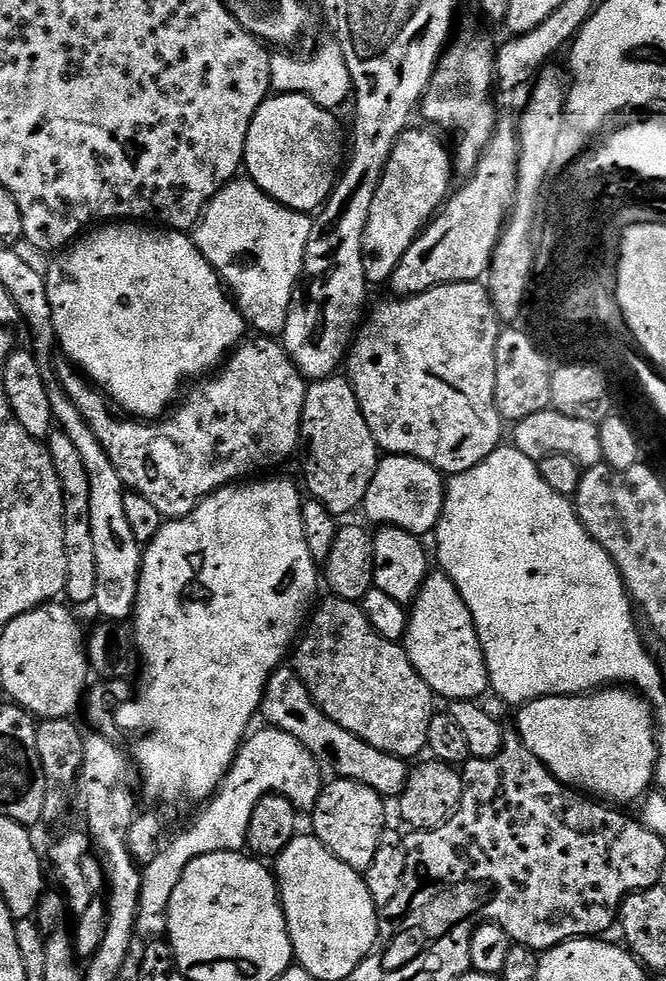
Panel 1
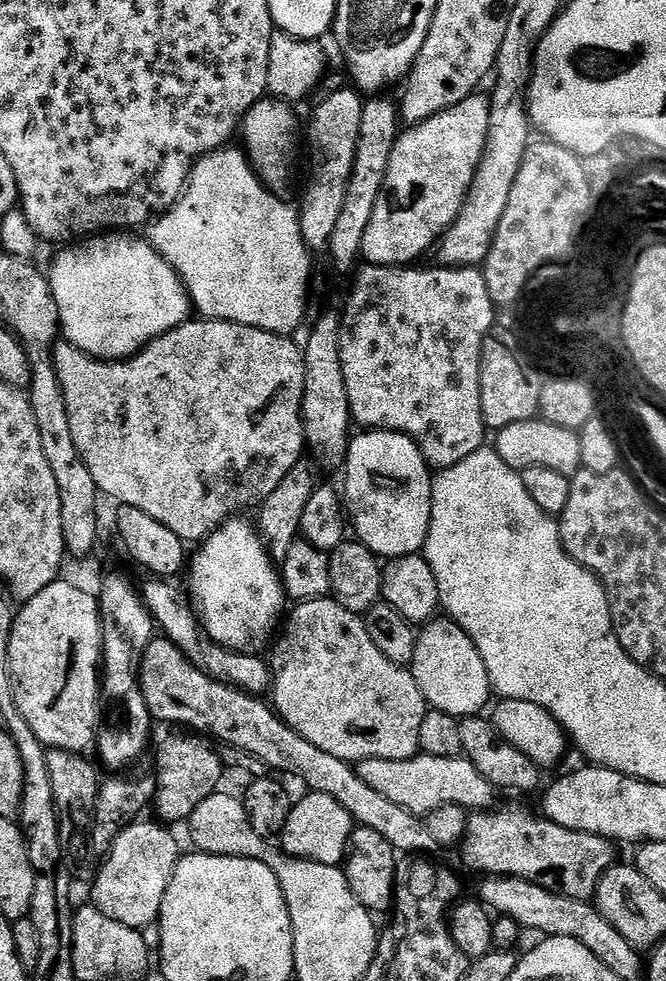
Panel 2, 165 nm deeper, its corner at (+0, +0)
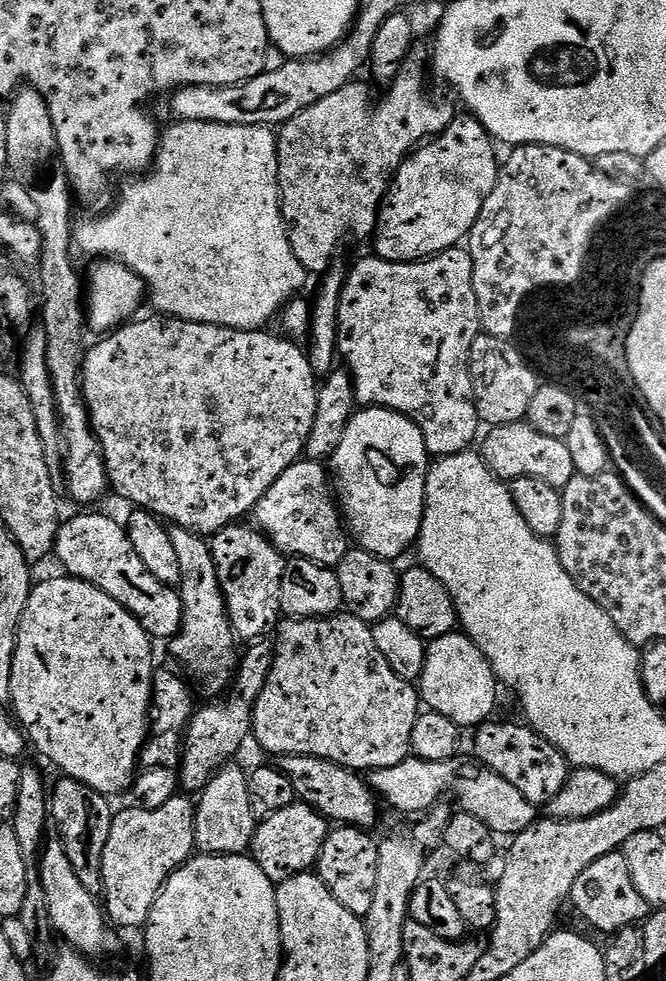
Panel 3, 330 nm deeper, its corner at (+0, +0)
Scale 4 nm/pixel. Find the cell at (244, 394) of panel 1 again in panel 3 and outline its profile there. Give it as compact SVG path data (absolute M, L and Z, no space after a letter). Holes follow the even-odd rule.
M161 315L160 320L140 320L129 322L123 328L105 335L96 345L89 347L84 357L84 374L82 383L84 385L84 400L88 403L88 413L92 418L92 428L96 431L96 437L100 439L100 448L104 451L104 464L108 468L108 483L111 491L117 492L124 500L129 500L130 503L136 504L137 509L152 513L153 516L159 518L161 521L167 522L169 525L177 528L188 528L191 532L198 532L201 536L208 538L213 534L222 531L228 525L235 525L237 522L243 521L244 515L251 513L255 509L256 504L267 494L274 482L279 478L284 471L289 468L291 464L301 459L302 453L305 451L305 444L311 436L312 427L315 424L316 401L318 393L318 377L312 371L311 362L309 360L309 353L299 348L291 339L285 338L283 335L271 336L268 330L249 330L247 328L223 328L217 324L203 324L202 322L194 322L193 320L178 320L174 316Z

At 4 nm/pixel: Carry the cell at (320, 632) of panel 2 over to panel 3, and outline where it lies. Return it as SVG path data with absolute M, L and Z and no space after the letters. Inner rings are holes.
M337 614L334 616L318 616L315 618L288 618L279 625L280 637L274 640L276 658L272 663L272 670L268 675L266 686L256 700L256 707L252 709L252 736L257 740L272 758L278 756L317 756L340 764L344 768L351 768L353 772L367 774L373 768L398 766L398 762L409 759L412 750L412 735L414 722L422 711L422 697L417 685L410 680L403 680L382 658L382 650L378 650L378 642L374 642L374 634L365 620L359 620L351 614Z

